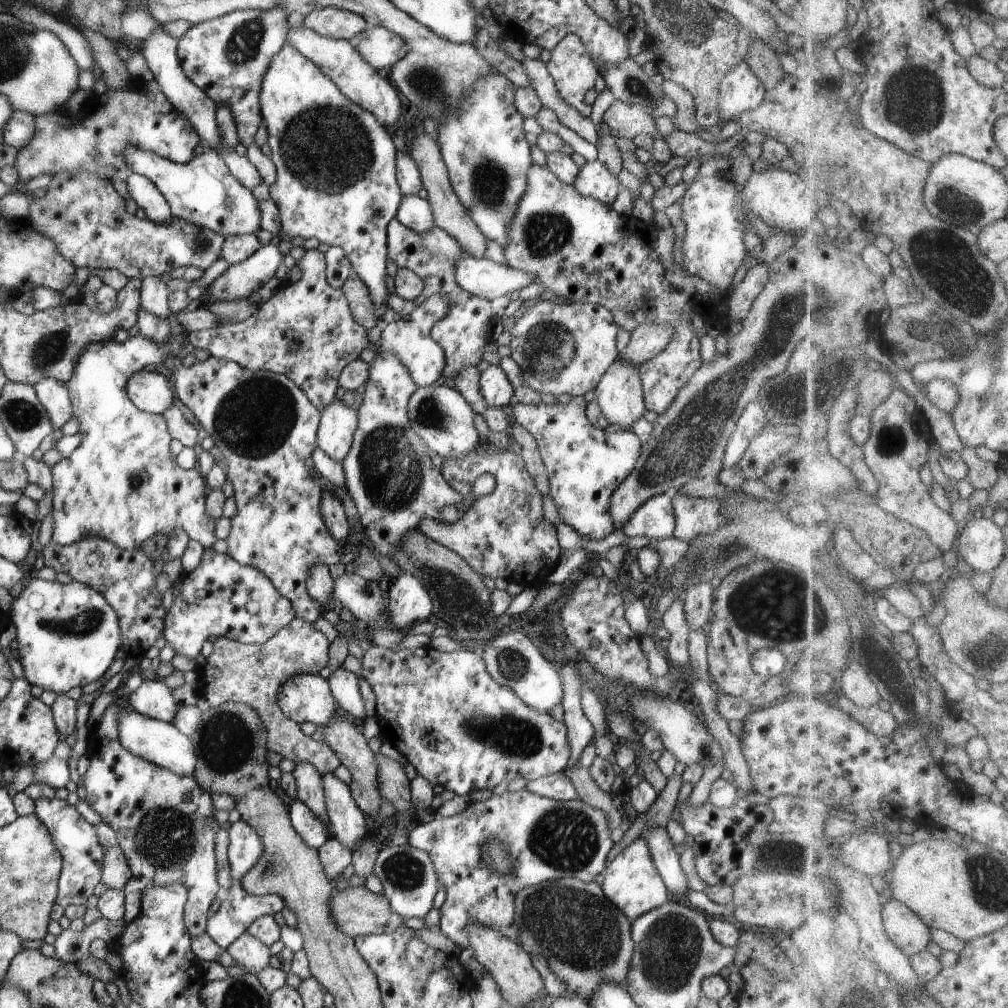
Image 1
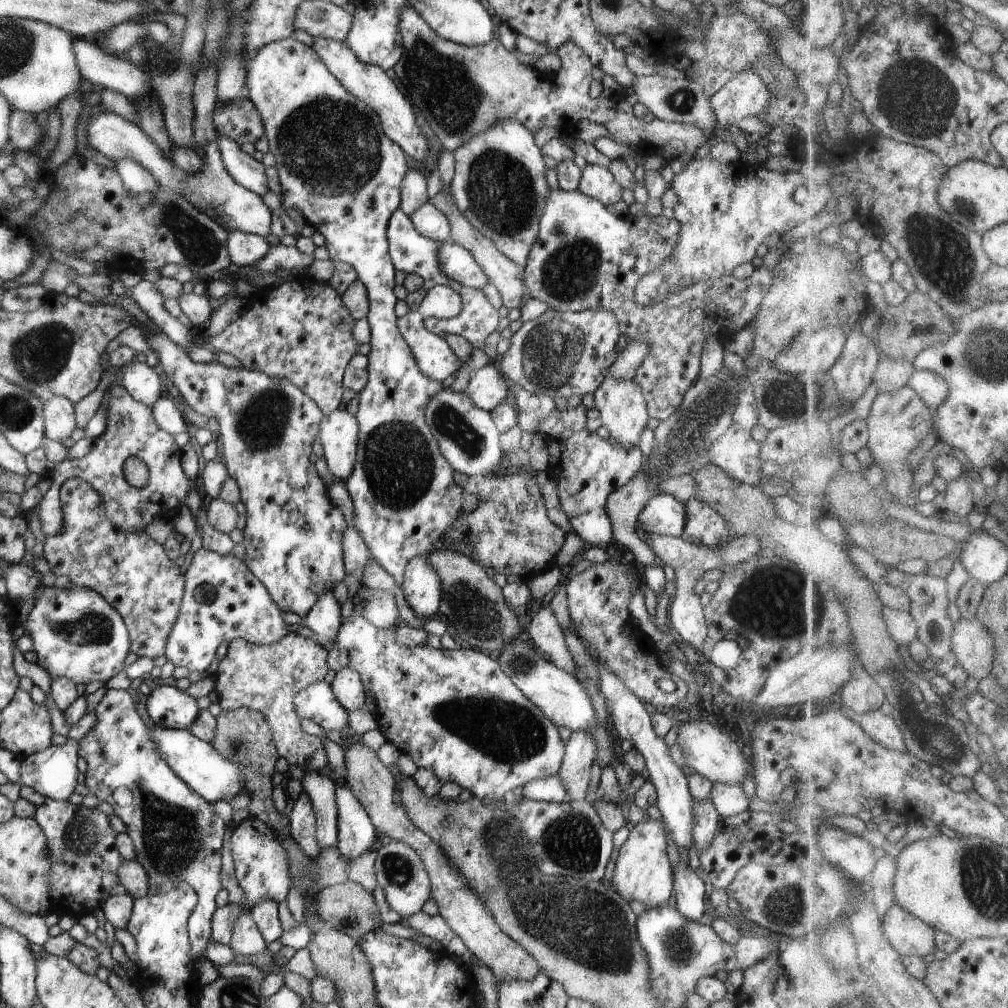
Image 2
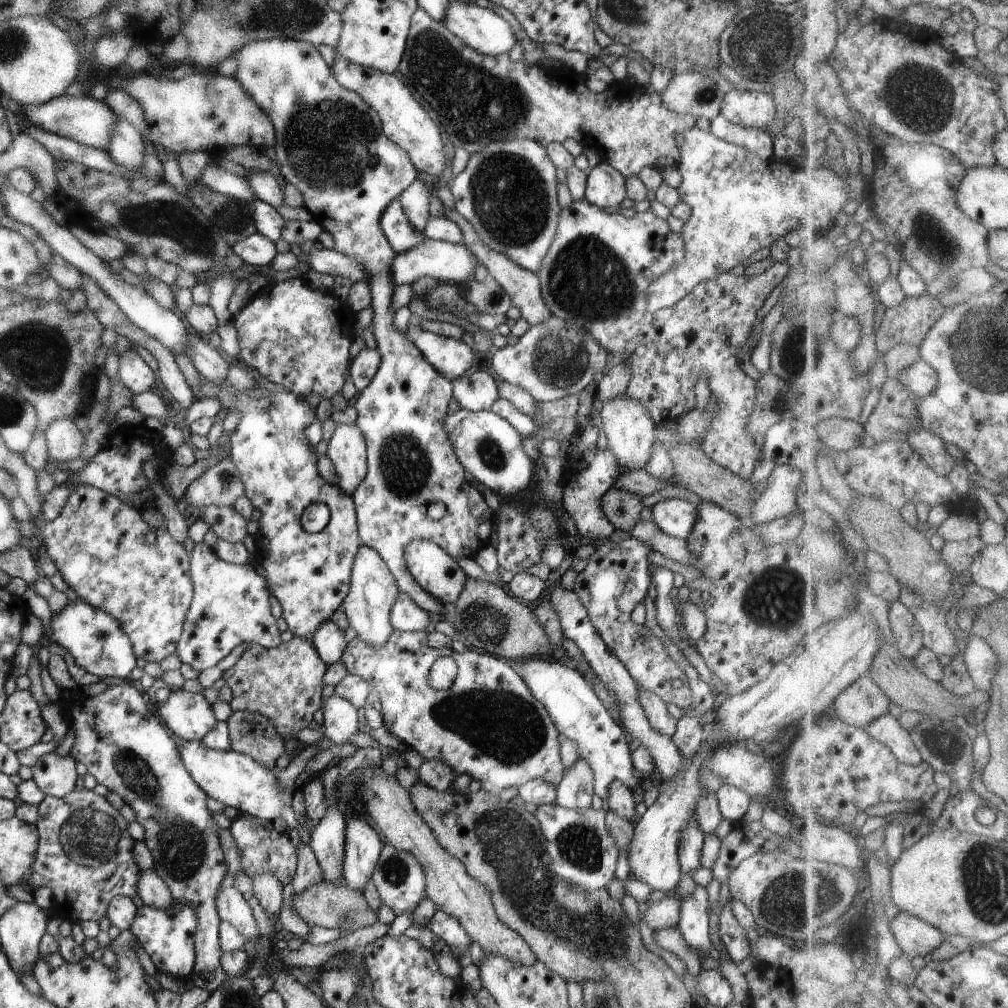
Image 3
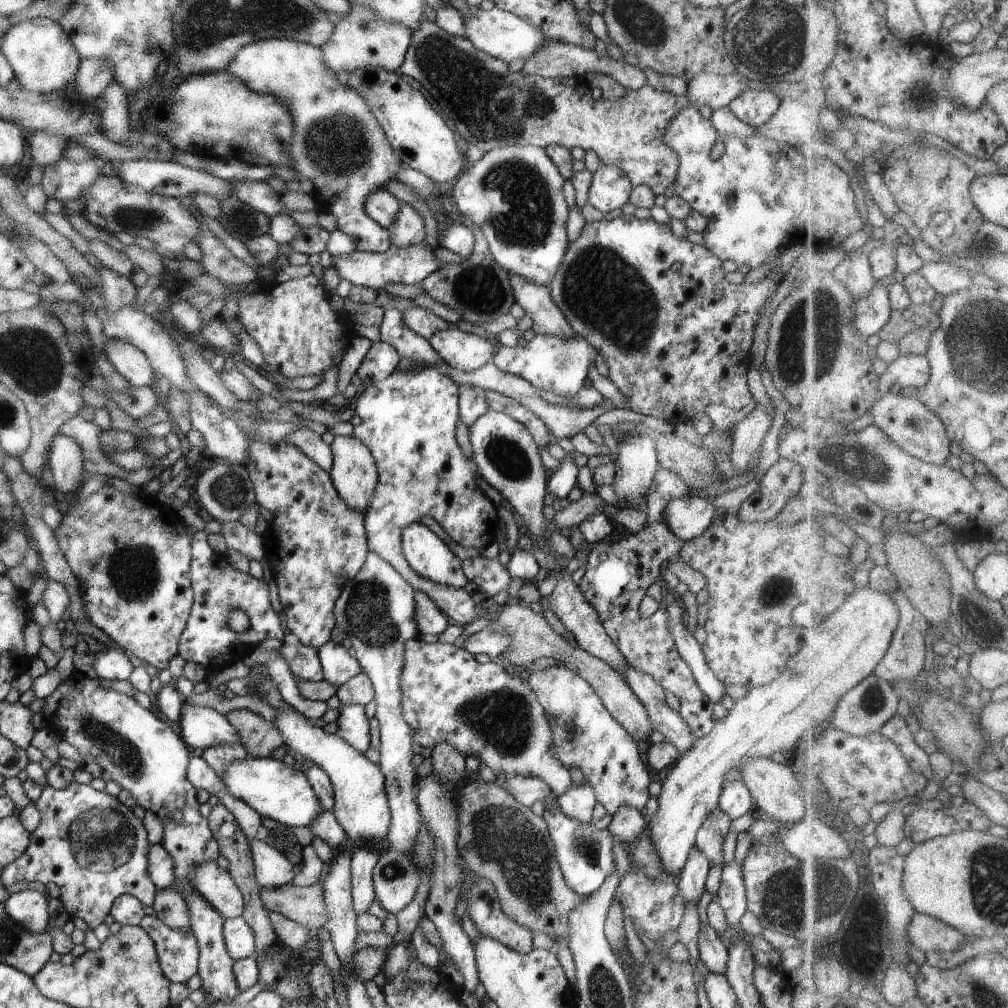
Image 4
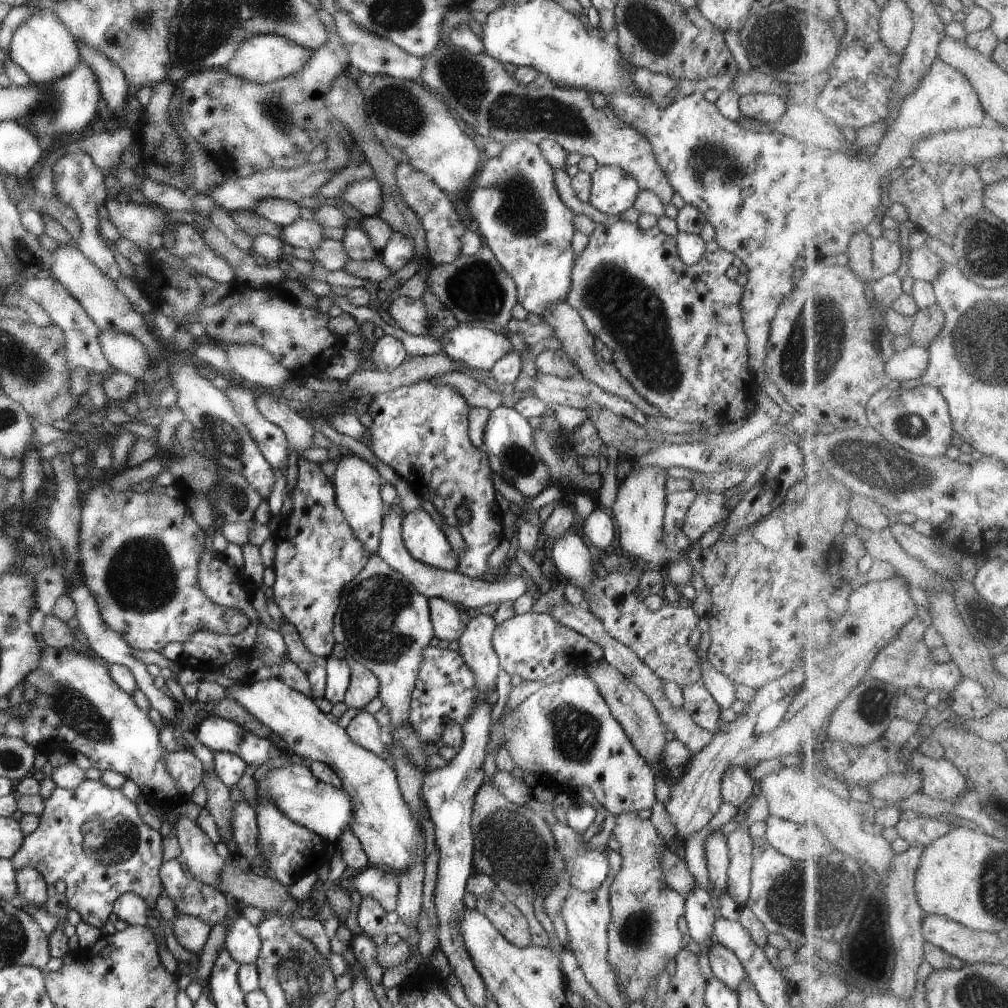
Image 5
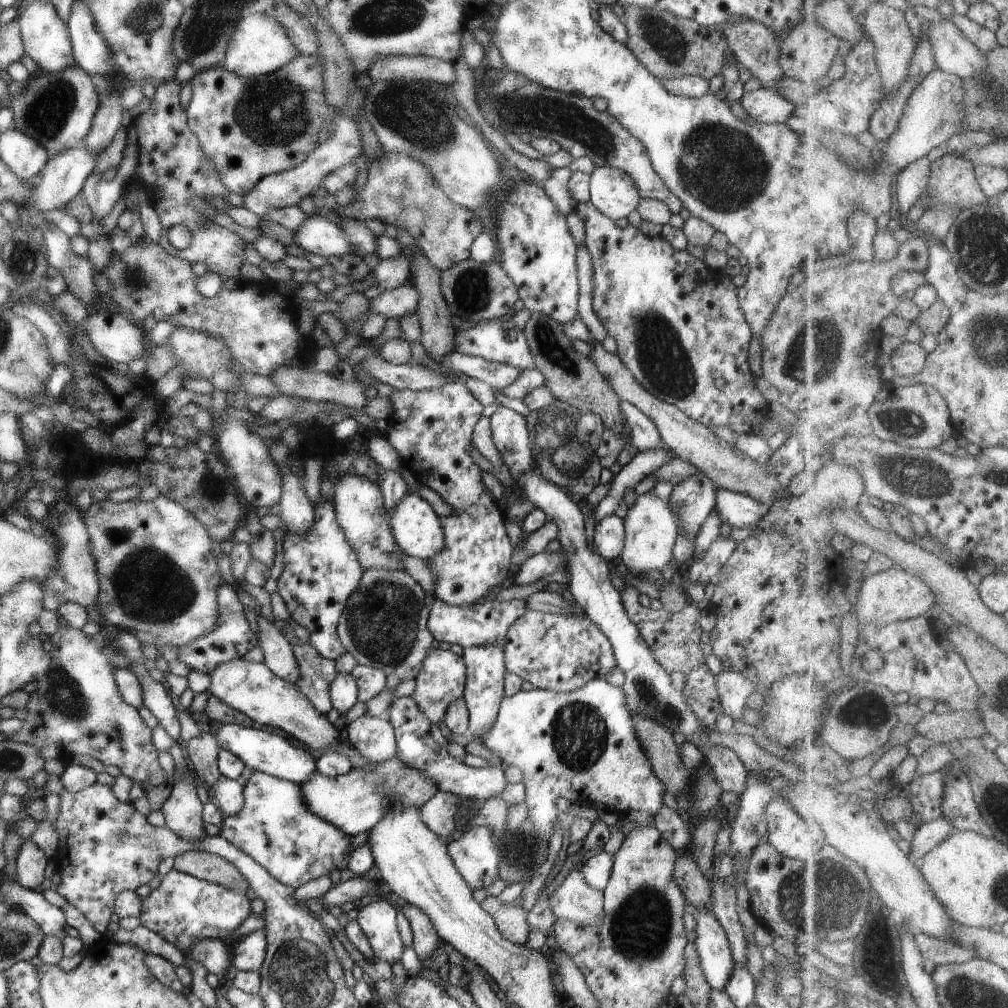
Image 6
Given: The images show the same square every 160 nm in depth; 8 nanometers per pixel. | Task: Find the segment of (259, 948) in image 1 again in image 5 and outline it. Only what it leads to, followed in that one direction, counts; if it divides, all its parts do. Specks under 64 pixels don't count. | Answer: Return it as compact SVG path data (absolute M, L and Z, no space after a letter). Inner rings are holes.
M179 817L176 826L180 862L188 866L190 876L203 885L217 888L219 874L222 874L226 860L216 853L215 843L207 834L189 819Z

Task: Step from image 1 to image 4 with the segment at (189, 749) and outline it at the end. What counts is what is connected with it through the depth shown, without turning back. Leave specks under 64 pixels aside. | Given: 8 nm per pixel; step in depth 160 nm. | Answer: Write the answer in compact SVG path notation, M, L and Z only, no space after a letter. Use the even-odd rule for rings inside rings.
M252 757L236 759L226 770L225 775L220 777L217 789L221 794L230 793L238 801L246 803L253 808L262 818L272 818L284 826L313 826L314 820L320 814L326 811L320 806L313 786L307 781L304 773L304 766L290 767L282 761L273 757Z

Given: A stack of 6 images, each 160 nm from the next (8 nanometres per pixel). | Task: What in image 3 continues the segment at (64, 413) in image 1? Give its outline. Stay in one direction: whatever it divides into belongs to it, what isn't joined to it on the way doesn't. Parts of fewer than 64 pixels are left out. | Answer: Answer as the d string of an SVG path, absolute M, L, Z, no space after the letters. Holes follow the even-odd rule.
M70 417L56 419L48 425L44 435L50 461L62 462L80 458L86 447L86 438L82 437L80 431Z

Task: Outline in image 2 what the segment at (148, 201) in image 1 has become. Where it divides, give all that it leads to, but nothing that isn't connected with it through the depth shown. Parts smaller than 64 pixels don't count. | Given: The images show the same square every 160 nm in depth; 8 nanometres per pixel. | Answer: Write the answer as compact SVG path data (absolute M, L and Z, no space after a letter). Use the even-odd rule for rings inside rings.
M120 159L115 163L116 171L120 175L125 189L132 196L136 197L138 194L148 192L154 198L158 194L160 186L147 168L130 159Z

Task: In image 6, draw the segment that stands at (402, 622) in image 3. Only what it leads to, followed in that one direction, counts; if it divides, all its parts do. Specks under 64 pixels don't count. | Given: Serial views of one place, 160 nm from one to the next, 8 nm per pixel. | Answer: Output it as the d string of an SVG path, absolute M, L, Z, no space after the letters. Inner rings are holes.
M520 598L510 601L486 599L484 604L478 603L472 606L450 606L436 599L429 604L427 627L433 638L439 642L458 644L462 648L486 646L486 644L500 644L504 648L510 626L526 611L524 599Z

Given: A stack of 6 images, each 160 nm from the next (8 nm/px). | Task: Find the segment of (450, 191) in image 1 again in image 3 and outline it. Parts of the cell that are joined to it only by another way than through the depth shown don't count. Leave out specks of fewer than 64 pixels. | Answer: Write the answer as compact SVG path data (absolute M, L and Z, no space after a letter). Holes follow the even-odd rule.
M431 195L429 210L432 210L432 212L436 210L438 214L442 214L442 217L448 217L461 228L464 234L464 244L472 251L477 261L489 272L488 277L494 279L511 298L511 304L519 308L521 317L525 318L530 325L541 323L546 317L552 315L542 298L542 293L540 292L541 282L537 273L518 266L518 264L511 261L505 254L496 252L489 246L486 246L478 236L476 229L456 209L444 206L438 196Z

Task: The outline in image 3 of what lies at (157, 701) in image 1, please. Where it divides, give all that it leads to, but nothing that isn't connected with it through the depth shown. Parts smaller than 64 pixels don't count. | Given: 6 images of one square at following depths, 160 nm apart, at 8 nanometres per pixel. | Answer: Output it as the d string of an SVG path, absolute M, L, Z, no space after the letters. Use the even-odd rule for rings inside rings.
M172 688L168 698L159 702L157 709L162 722L184 741L201 741L217 723L204 695L183 688Z

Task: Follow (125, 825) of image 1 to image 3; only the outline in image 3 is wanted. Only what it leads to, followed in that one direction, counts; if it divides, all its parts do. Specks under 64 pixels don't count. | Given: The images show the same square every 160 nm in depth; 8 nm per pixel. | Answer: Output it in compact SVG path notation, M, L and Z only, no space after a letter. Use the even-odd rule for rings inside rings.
M136 683L110 685L106 688L106 690L104 690L104 692L96 695L95 697L85 696L79 691L72 692L68 698L62 697L60 705L65 709L66 714L68 715L69 726L71 728L76 728L77 738L74 746L71 748L72 752L70 752L70 754L72 754L77 762L83 762L86 765L87 773L92 774L92 776L96 778L97 784L104 784L110 792L116 792L125 804L128 804L128 806L132 808L132 810L136 813L137 822L142 824L144 827L145 834L143 841L148 847L148 850L152 853L154 859L153 870L160 878L162 878L162 880L164 880L176 901L190 903L194 907L196 916L198 917L198 924L194 933L195 963L194 970L191 971L190 980L195 986L199 986L200 988L207 990L209 994L214 992L214 990L224 983L228 977L221 965L223 950L219 945L219 924L222 918L220 918L217 911L216 897L218 891L221 889L220 886L222 884L222 880L224 880L224 878L226 878L226 874L230 874L230 872L225 861L225 854L220 846L218 824L216 823L216 819L212 816L213 814L208 812L208 808L206 807L207 794L194 782L194 779L186 770L179 753L178 744L174 742L174 738L170 738L168 727L164 726L164 724L162 724L162 722L160 722L160 720L151 713L148 699Z

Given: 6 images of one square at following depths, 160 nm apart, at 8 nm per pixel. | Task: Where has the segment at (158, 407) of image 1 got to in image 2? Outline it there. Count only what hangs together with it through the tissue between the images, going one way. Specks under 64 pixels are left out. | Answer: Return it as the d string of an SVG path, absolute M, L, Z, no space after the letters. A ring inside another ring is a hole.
M134 360L125 364L120 378L128 394L139 403L151 407L162 394L162 382L154 367Z

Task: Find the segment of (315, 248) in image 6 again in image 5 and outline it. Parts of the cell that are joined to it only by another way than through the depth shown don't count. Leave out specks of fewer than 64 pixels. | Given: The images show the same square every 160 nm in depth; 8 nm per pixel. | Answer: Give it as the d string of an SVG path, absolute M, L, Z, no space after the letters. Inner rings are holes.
M298 218L291 225L282 226L282 232L279 237L282 242L290 244L293 248L308 248L308 250L312 250L324 238L322 227L314 219L304 220Z

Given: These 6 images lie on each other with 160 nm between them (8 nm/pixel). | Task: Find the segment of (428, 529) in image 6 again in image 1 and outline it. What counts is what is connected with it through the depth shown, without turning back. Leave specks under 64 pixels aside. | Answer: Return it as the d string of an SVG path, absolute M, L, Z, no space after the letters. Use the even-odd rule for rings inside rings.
M405 574L394 580L388 592L386 613L396 630L426 621L433 611L433 602L424 585L414 575Z

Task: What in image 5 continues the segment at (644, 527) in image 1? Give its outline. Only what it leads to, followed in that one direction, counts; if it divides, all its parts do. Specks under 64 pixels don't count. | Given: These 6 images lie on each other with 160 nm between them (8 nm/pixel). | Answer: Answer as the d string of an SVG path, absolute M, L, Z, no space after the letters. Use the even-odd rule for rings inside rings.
M700 493L686 509L682 530L692 544L700 540L713 526L723 521L730 514L724 506L723 494Z

